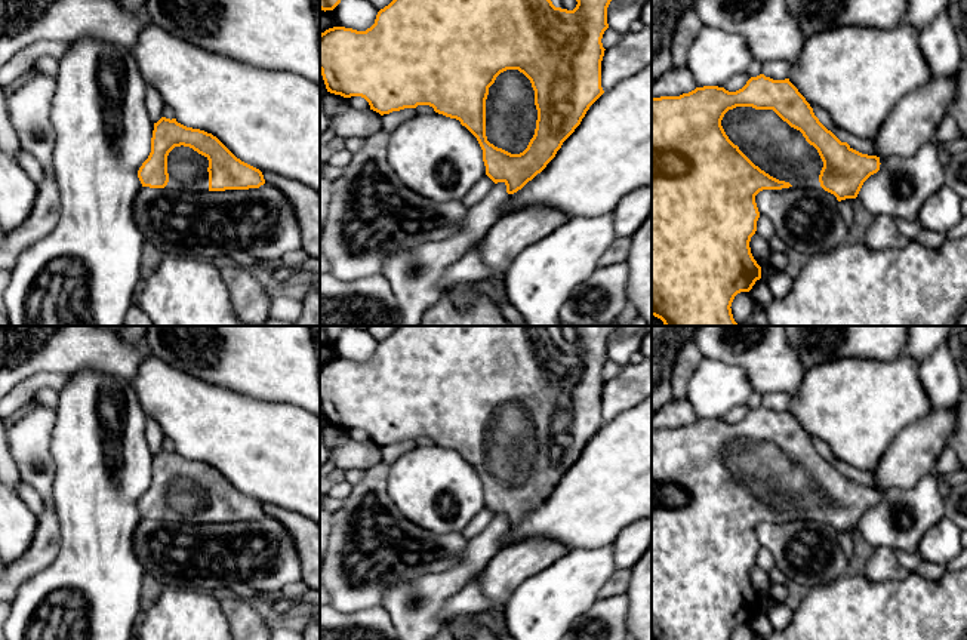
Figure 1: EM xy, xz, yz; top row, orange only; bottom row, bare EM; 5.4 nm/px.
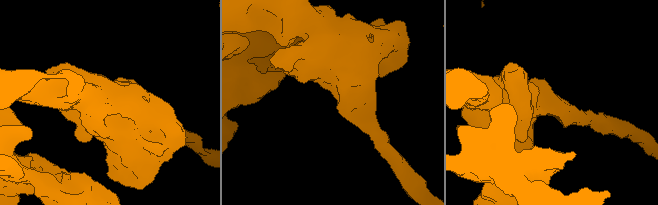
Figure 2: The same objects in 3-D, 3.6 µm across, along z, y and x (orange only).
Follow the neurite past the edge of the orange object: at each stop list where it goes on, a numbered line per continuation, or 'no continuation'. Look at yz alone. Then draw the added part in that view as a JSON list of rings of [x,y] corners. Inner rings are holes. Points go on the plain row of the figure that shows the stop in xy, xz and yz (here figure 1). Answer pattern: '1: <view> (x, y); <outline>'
1: yz (779, 482); [[[736,439],[721,458],[729,471],[761,502],[792,519],[820,520],[823,493],[803,465],[773,441]]]

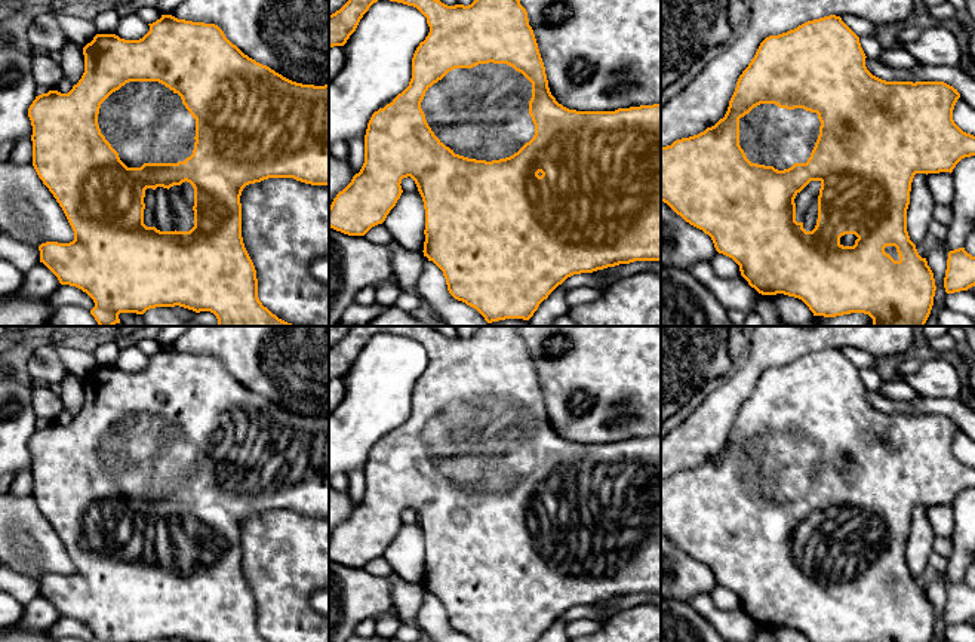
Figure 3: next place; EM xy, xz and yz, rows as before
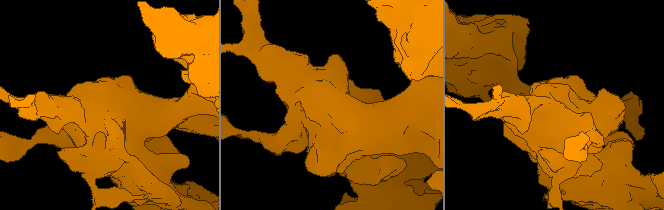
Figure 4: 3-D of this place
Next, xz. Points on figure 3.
1: xz (482, 445); [[[507,396],[455,400],[425,424],[421,440],[434,467],[455,486],[476,492],[499,492],[517,485],[535,467],[529,446],[532,415]]]

